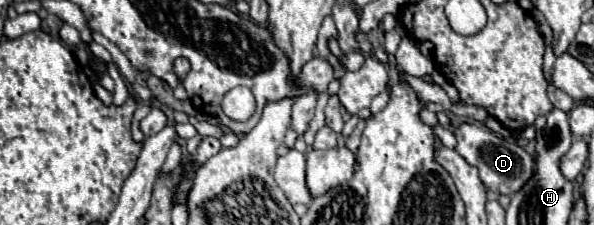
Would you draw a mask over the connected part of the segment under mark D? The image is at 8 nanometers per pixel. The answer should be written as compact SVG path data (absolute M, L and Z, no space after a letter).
M471 121L471 123L461 123L459 127L455 127L455 139L457 139L457 145L455 145L455 151L469 163L469 165L475 165L477 171L479 171L479 177L483 181L483 185L487 189L493 189L493 191L499 191L501 195L511 195L515 191L519 191L529 179L531 179L531 173L535 169L535 159L525 151L521 149L519 145L515 143L509 143L501 137L497 137L491 129L487 129L481 121Z

